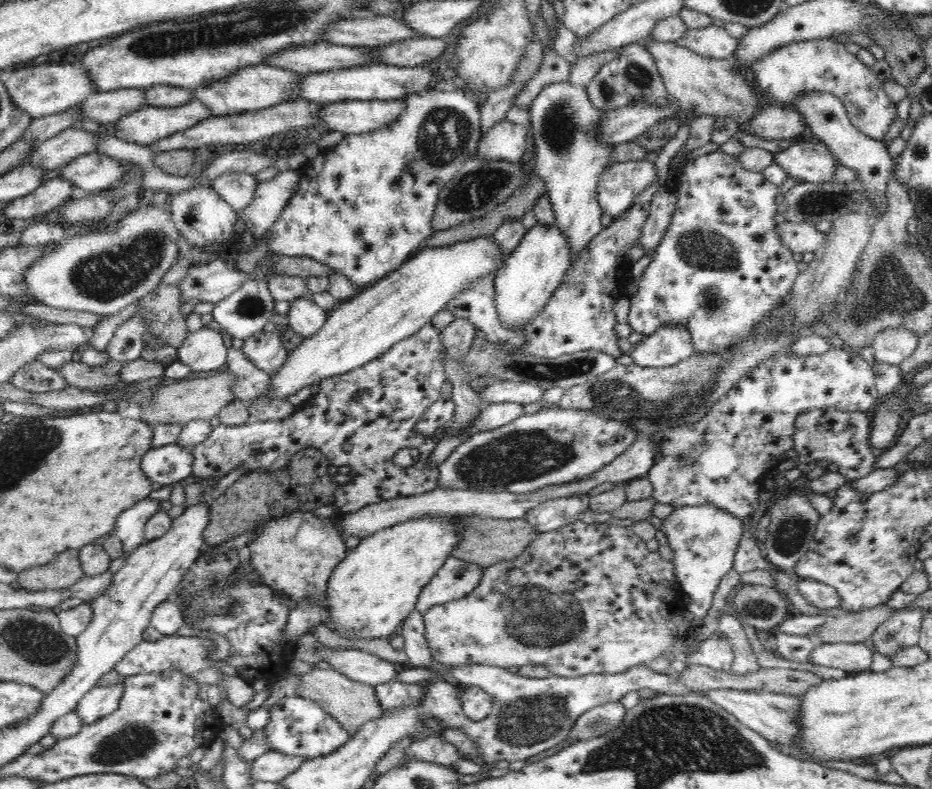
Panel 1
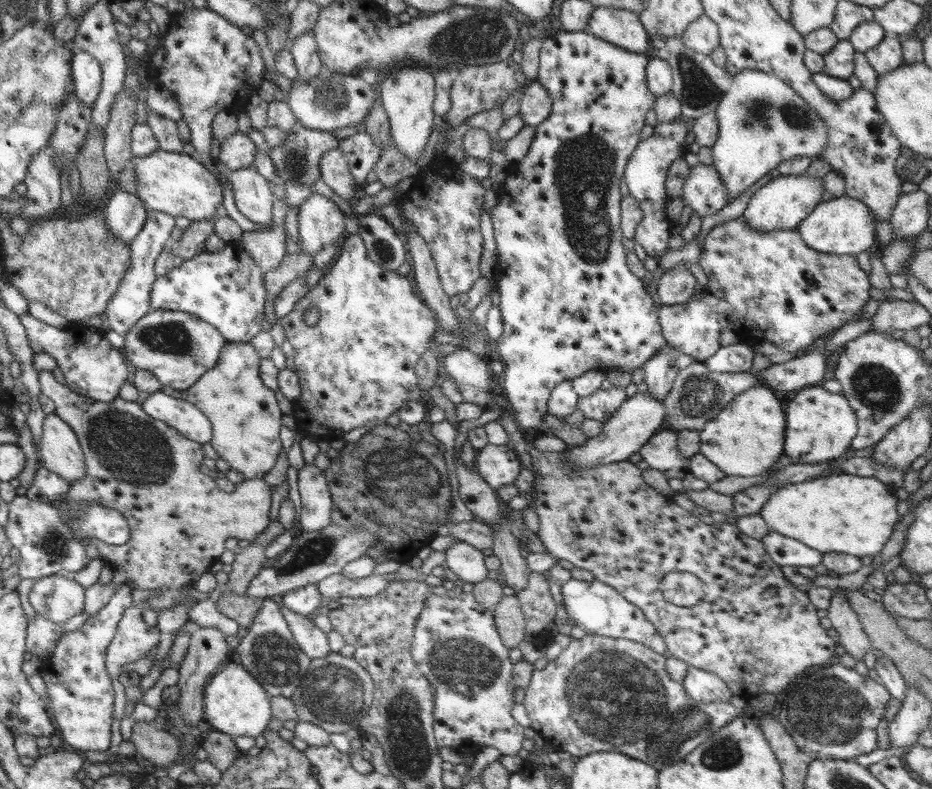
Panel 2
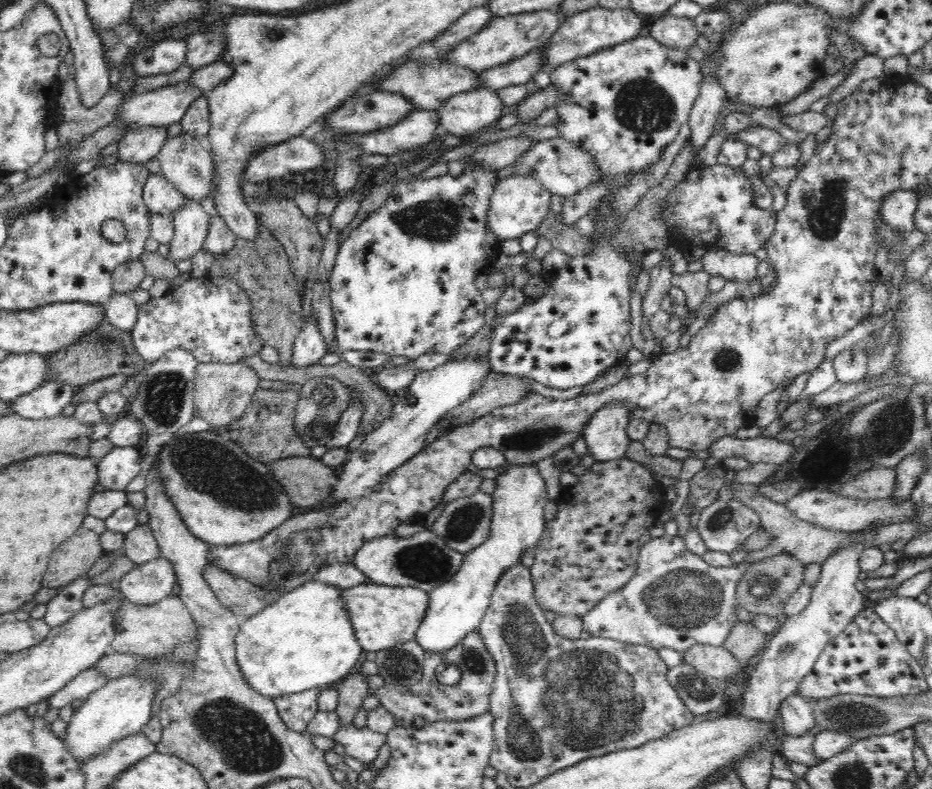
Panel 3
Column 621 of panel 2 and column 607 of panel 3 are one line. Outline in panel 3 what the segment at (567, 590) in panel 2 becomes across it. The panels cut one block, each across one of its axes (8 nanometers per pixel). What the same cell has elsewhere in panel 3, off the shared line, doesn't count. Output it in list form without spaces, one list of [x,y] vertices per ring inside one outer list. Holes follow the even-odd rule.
[[[665,534],[661,538],[651,538],[648,544],[640,548],[634,578],[618,592],[602,598],[583,616],[583,630],[590,632],[592,637],[611,638],[628,644],[648,646],[656,651],[660,648],[672,648],[683,656],[696,644],[724,646],[723,642],[731,628],[738,622],[736,618],[736,609],[740,607],[736,599],[738,584],[746,574],[746,569],[752,564],[744,560],[736,566],[716,568],[688,551],[684,539],[677,535],[672,537]]]

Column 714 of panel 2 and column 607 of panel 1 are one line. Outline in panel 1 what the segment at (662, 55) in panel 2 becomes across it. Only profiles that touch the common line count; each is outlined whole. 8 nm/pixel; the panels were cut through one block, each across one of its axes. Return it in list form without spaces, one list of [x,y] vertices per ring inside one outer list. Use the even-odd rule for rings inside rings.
[[[636,43],[622,48],[618,59],[602,66],[587,86],[587,92],[592,105],[605,113],[632,106],[638,100],[646,100],[653,106],[666,106],[670,102],[666,86],[656,67],[656,61],[652,59],[652,54],[646,51],[644,44]]]

